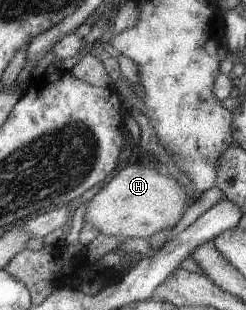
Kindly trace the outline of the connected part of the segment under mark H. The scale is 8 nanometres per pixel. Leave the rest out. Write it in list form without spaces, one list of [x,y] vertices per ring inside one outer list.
[[[138,163],[127,166],[126,169],[120,169],[114,175],[112,180],[106,182],[101,191],[94,195],[86,207],[86,213],[82,217],[82,225],[92,225],[98,229],[98,233],[112,235],[121,238],[144,238],[150,240],[152,235],[159,231],[168,229],[168,227],[176,226],[178,221],[182,219],[191,204],[191,200],[186,193],[186,189],[179,181],[169,176],[164,168],[159,166],[150,166]]]

